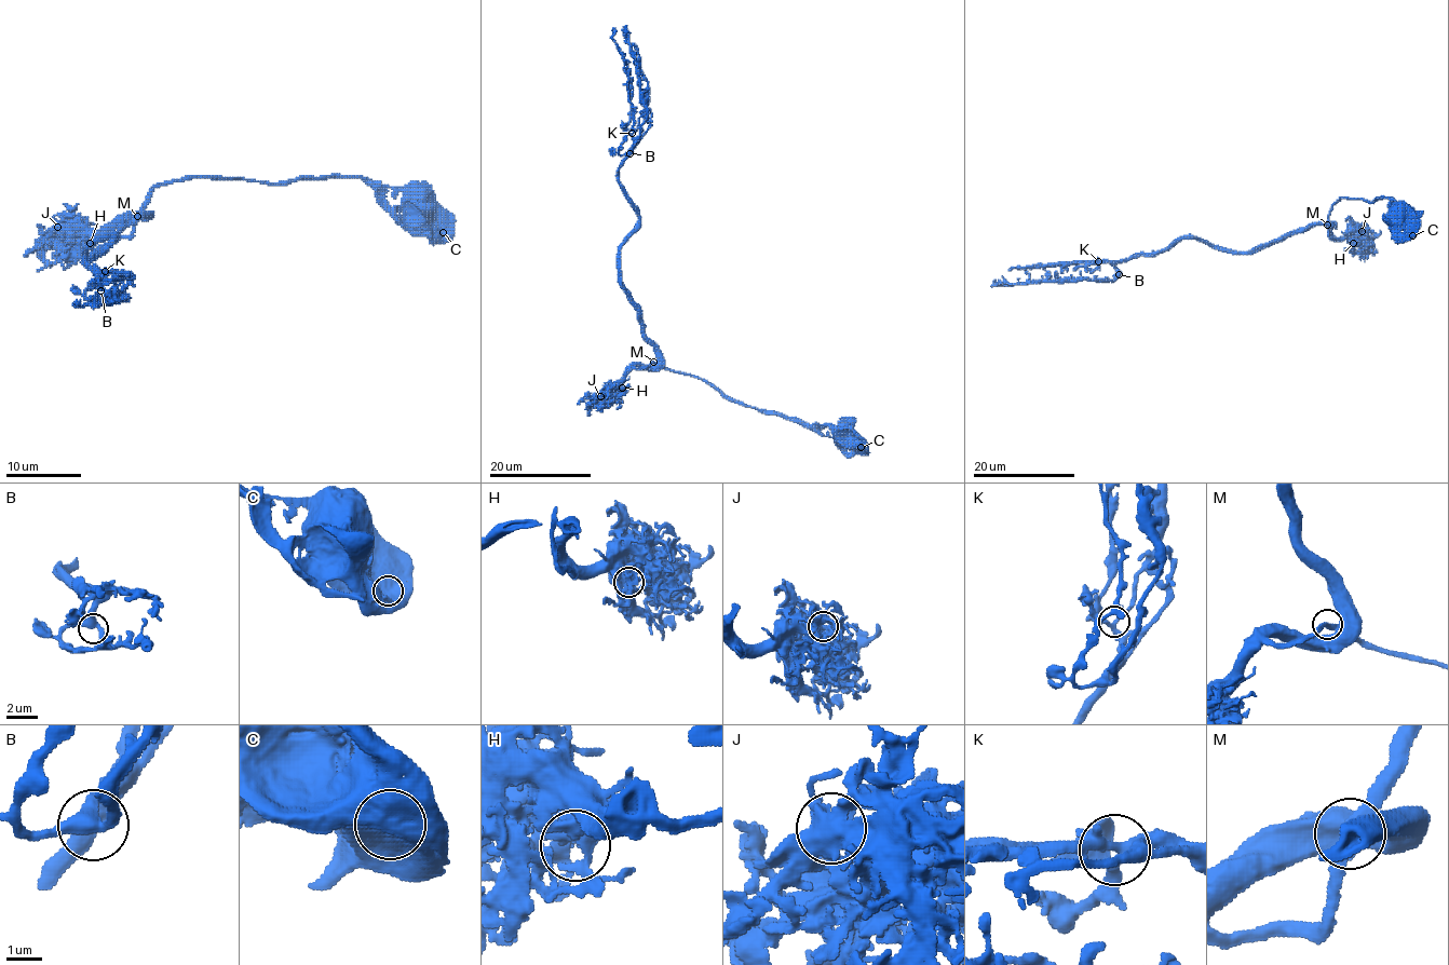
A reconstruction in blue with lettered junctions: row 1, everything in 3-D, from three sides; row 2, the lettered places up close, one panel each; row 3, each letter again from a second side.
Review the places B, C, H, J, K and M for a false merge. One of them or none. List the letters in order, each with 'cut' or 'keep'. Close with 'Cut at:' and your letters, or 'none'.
B: keep
C: keep
H: keep
J: keep
K: keep
M: keep
Cut at: none

